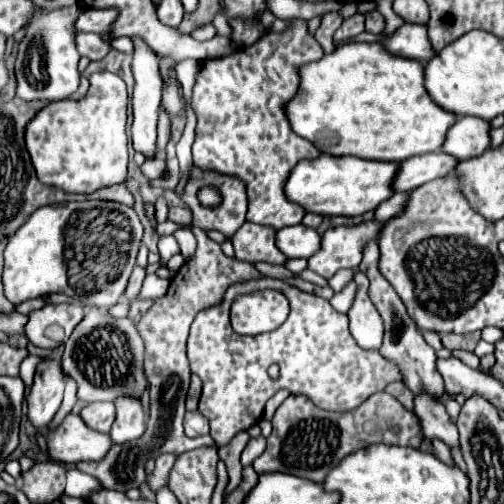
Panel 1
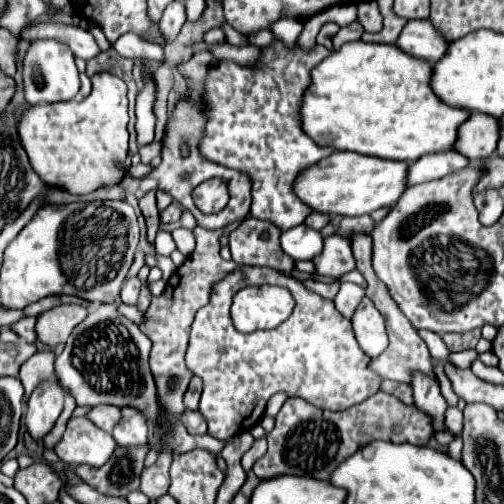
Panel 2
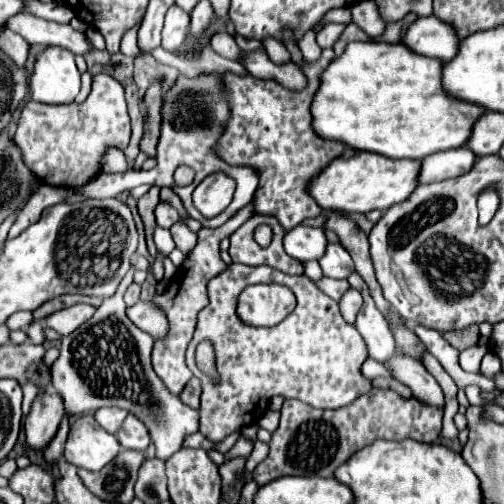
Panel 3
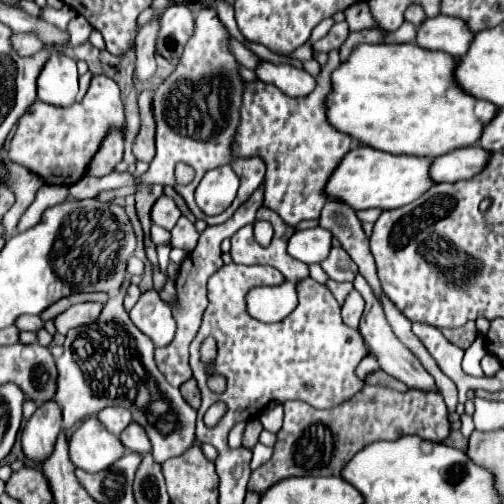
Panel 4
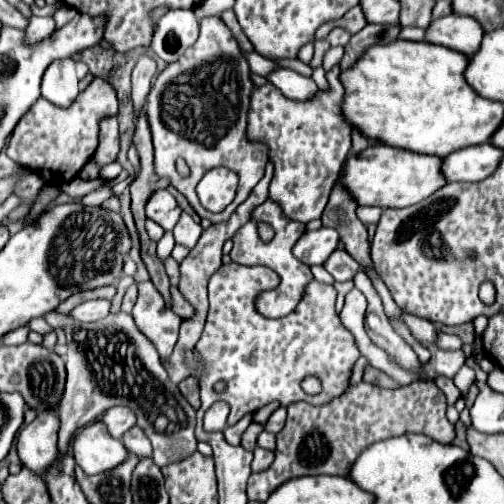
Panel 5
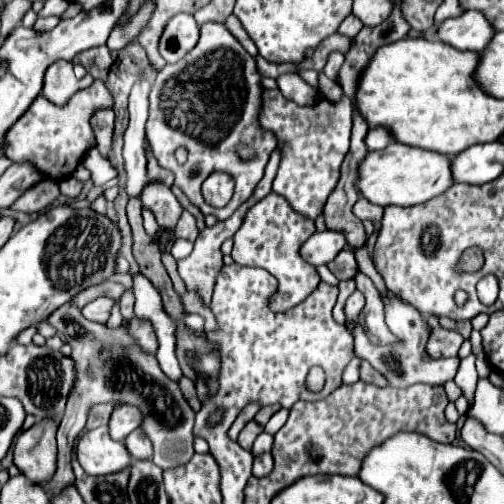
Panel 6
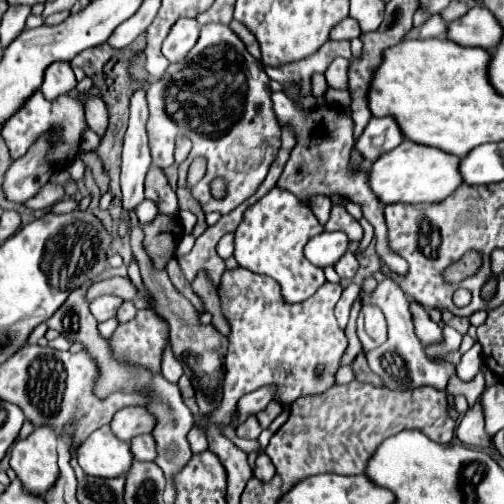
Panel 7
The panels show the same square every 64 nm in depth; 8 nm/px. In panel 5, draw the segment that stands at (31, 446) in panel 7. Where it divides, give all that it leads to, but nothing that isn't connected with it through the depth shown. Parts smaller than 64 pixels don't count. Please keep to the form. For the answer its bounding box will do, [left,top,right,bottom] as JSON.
[18,412,58,472]

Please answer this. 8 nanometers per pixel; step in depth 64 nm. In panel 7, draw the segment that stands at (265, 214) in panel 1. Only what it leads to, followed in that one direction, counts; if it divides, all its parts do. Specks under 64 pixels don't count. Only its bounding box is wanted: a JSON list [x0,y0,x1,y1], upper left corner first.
[272,92,408,274]

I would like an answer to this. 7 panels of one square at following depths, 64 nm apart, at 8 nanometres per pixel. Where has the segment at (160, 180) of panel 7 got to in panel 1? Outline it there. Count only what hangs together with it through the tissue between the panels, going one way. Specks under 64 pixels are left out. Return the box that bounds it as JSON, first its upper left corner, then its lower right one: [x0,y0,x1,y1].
[168,208,192,224]

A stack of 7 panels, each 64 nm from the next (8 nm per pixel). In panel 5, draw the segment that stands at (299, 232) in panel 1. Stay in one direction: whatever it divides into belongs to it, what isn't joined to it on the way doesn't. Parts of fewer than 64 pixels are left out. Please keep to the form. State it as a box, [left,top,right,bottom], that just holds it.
[292,228,338,266]

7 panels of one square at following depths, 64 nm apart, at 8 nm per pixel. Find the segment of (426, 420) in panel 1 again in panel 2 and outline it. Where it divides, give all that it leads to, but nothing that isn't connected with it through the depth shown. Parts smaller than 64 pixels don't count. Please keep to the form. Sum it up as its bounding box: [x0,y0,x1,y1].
[412,374,446,432]

